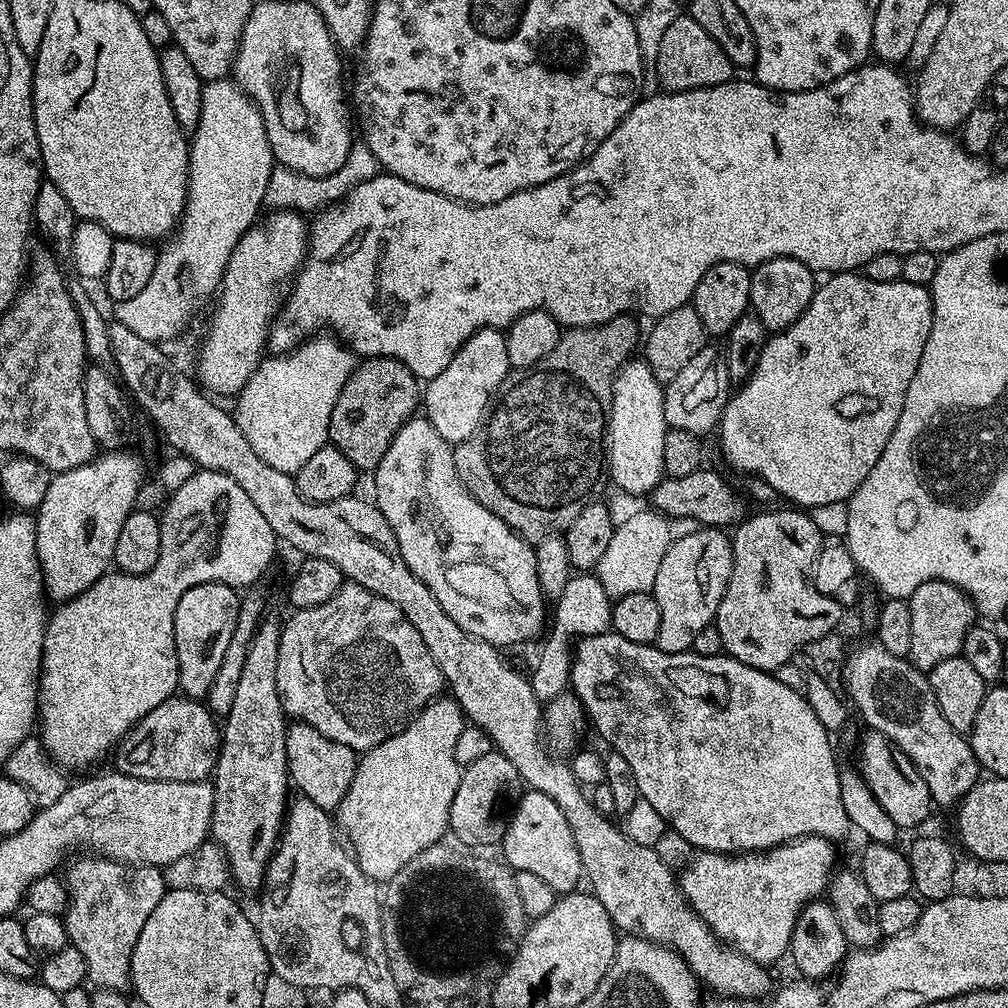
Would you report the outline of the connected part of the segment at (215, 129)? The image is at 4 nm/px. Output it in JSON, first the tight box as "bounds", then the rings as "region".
{"bounds":[115,79,273,344],"region":[[[231,79],[207,81],[202,90],[202,114],[188,149],[188,197],[184,215],[163,245],[165,248],[159,249],[154,274],[150,274],[146,287],[134,294],[134,298],[115,301],[115,323],[127,326],[138,334],[138,338],[146,338],[155,344],[174,339],[195,318],[196,311],[217,295],[230,254],[234,254],[234,246],[238,246],[242,234],[256,223],[265,207],[266,186],[273,167],[272,147],[258,106]]]}

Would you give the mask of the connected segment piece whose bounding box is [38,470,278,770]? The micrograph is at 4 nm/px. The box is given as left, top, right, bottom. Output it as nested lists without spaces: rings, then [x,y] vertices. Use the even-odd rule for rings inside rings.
[[[197,470],[188,482],[183,483],[178,490],[168,496],[162,511],[159,513],[160,533],[162,534],[162,546],[158,550],[158,562],[146,574],[129,576],[127,572],[117,571],[98,578],[82,594],[78,594],[73,600],[65,600],[59,605],[56,613],[47,617],[44,625],[44,649],[42,650],[42,666],[40,667],[40,699],[38,701],[38,737],[44,744],[45,750],[51,756],[51,760],[64,770],[69,768],[88,768],[96,764],[104,755],[111,753],[116,745],[124,739],[124,736],[141,720],[154,706],[166,702],[170,697],[177,695],[180,687],[180,671],[178,670],[178,654],[174,642],[174,614],[178,610],[178,602],[182,602],[182,594],[199,584],[229,584],[237,590],[247,590],[255,585],[264,571],[276,556],[278,541],[274,530],[270,530],[270,522],[262,518],[258,506],[250,502],[250,497],[230,478],[221,472],[205,472]]]

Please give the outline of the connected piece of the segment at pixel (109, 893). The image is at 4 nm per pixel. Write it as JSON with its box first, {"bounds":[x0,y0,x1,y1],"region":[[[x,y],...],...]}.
{"bounds":[62,854,166,992],"region":[[[84,854],[76,859],[67,865],[68,909],[62,917],[68,931],[69,945],[82,950],[86,958],[88,980],[94,982],[96,988],[109,988],[115,992],[127,989],[132,978],[132,947],[134,942],[138,942],[138,934],[142,934],[142,926],[146,926],[146,918],[150,918],[154,906],[162,902],[166,891],[164,873],[156,866],[122,864],[118,860],[109,860],[107,856],[95,854]]]}

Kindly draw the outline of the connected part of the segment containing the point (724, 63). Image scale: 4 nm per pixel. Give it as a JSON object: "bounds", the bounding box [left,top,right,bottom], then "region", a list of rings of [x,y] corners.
{"bounds":[657,14,734,92],"region":[[[679,14],[666,29],[662,42],[659,43],[657,58],[657,78],[659,87],[665,92],[685,92],[695,88],[709,88],[715,84],[733,79],[734,66],[730,58],[721,56],[718,42],[694,22],[687,14]]]}

